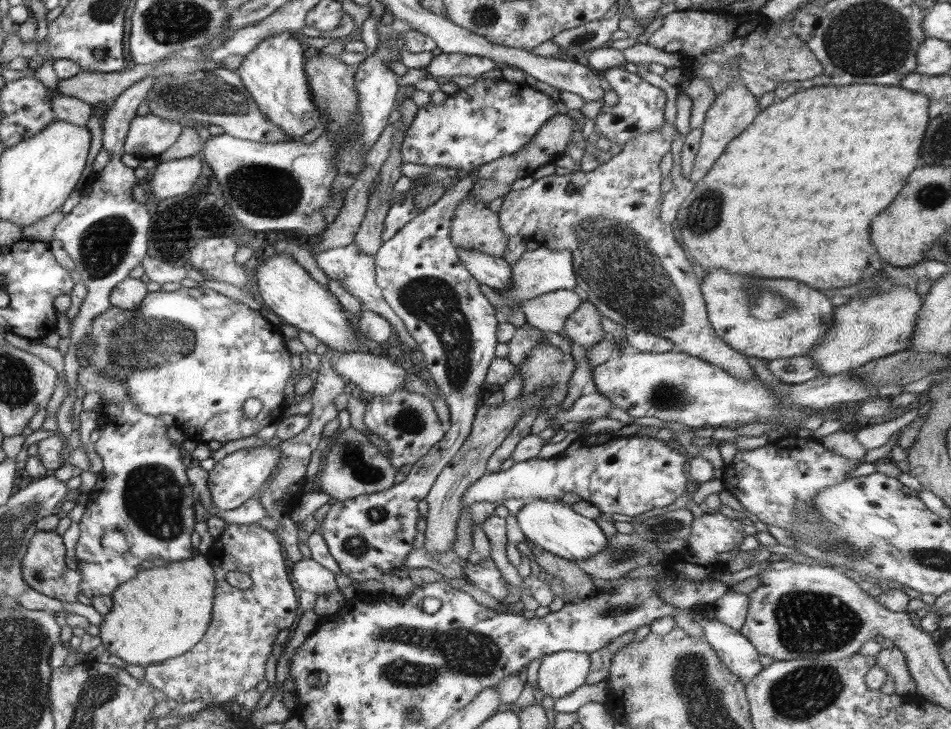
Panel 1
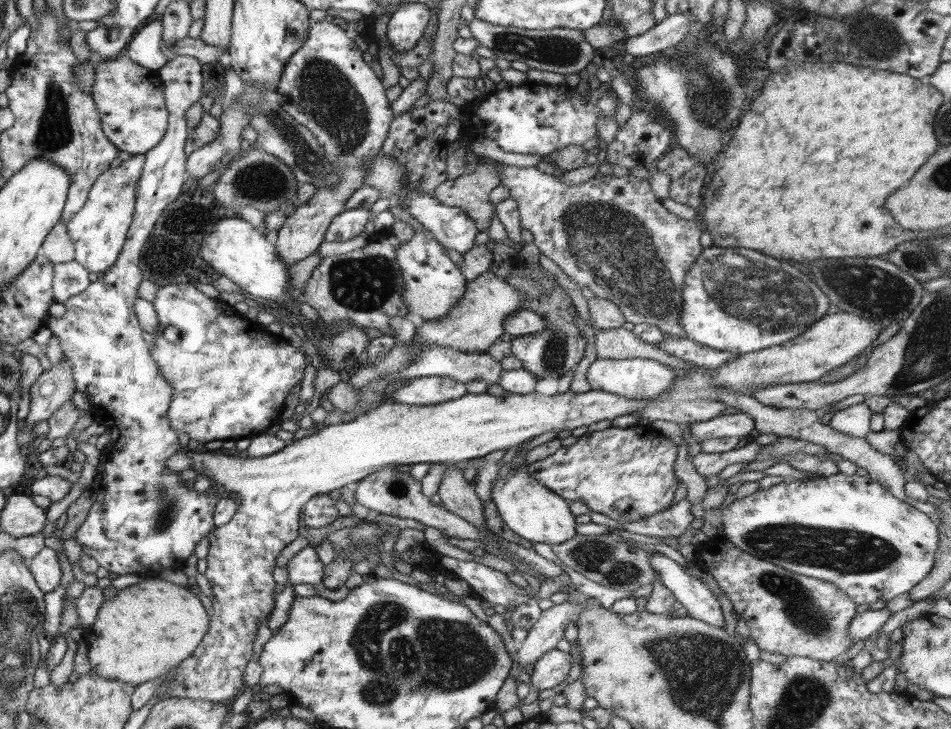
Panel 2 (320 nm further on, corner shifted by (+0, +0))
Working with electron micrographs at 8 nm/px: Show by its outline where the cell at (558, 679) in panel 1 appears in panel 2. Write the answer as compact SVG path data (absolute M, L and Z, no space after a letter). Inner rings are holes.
M557 648L546 652L534 663L534 671L531 675L533 688L542 691L558 686L567 678L572 668L572 659L570 652L566 653Z

